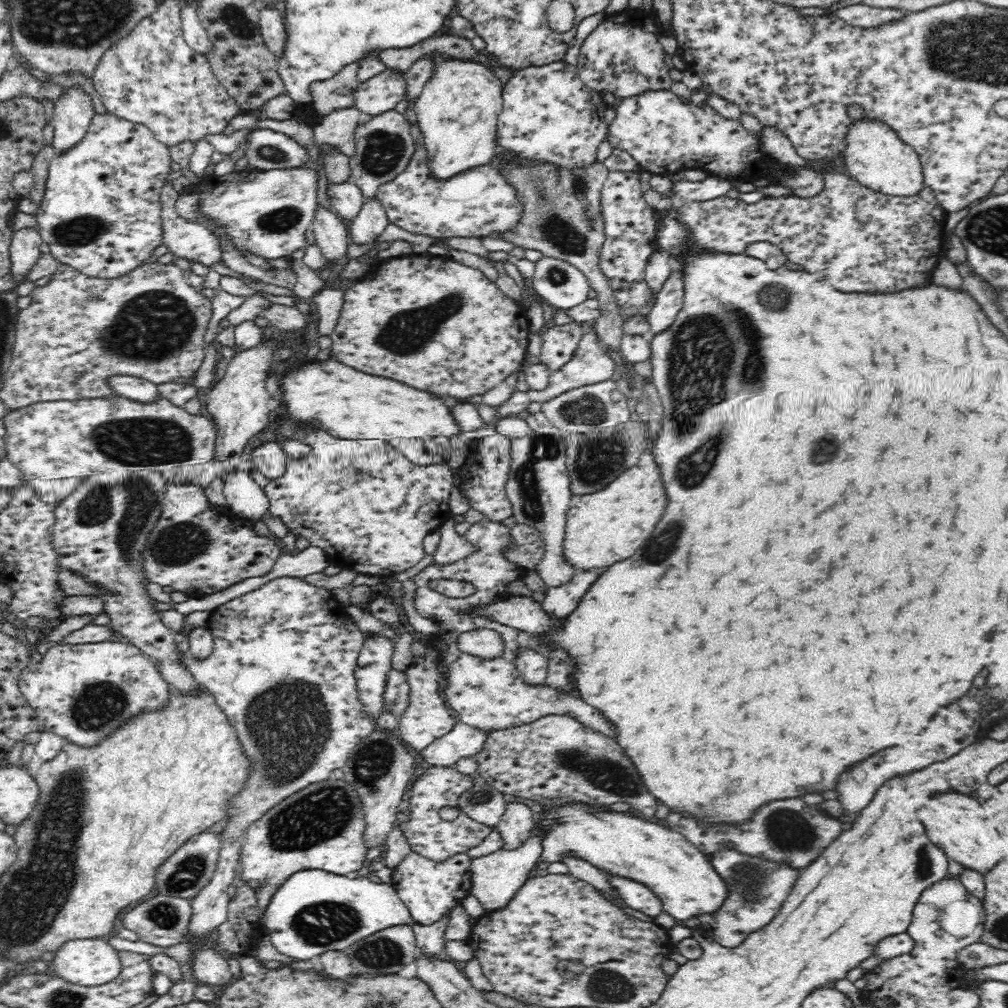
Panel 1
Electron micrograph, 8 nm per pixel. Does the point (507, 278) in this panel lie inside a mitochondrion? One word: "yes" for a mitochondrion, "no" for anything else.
no

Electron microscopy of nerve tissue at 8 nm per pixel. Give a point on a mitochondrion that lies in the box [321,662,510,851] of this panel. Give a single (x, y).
(372, 764)

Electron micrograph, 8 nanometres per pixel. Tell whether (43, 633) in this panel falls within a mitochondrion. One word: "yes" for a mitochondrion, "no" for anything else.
no

